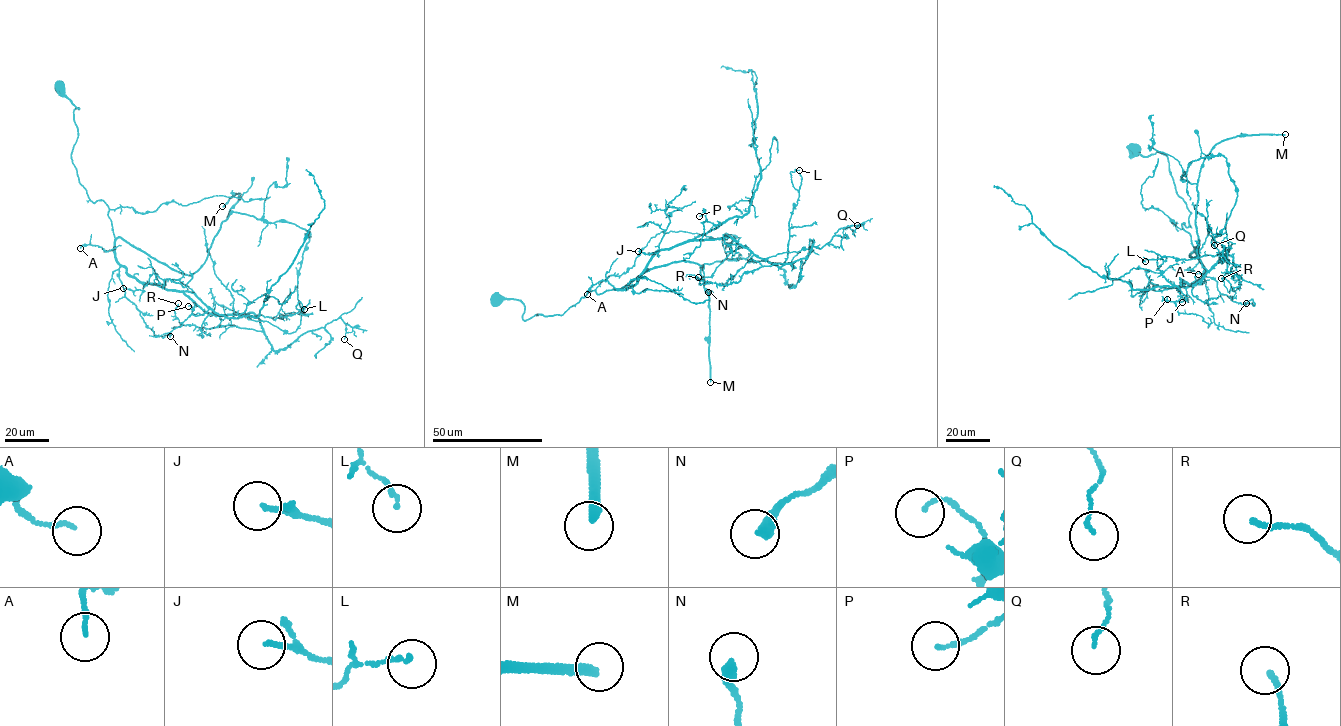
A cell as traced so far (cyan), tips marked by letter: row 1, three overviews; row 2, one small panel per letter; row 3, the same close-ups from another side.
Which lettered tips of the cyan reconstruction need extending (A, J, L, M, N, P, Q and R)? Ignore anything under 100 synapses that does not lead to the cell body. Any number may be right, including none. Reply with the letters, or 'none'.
M

